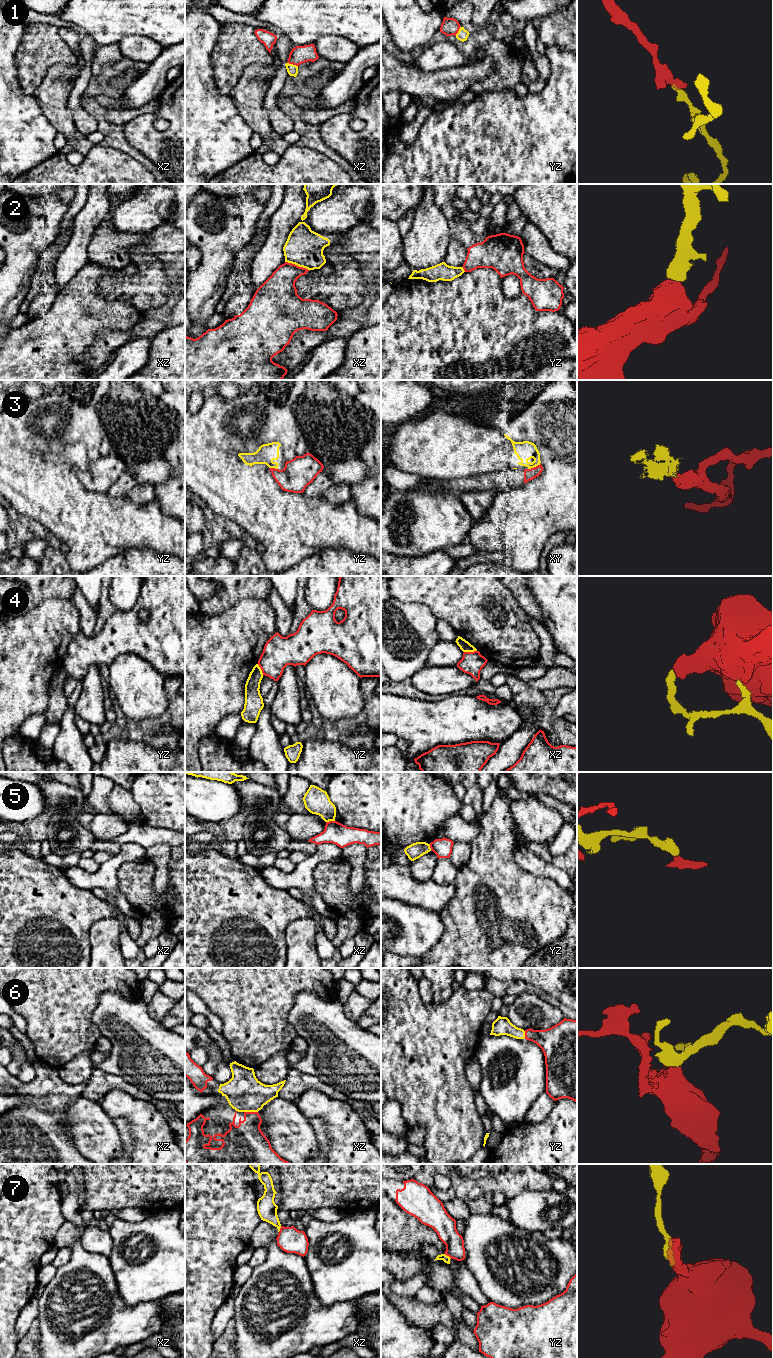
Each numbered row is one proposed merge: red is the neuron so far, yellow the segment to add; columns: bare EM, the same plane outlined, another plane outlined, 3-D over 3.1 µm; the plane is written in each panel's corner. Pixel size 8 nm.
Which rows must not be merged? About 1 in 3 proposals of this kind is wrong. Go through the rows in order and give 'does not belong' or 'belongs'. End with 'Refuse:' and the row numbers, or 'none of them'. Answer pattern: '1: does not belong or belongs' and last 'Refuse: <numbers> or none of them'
1: belongs
2: does not belong
3: does not belong
4: does not belong
5: does not belong
6: belongs
7: does not belong
Refuse: 2, 3, 4, 5, 7

